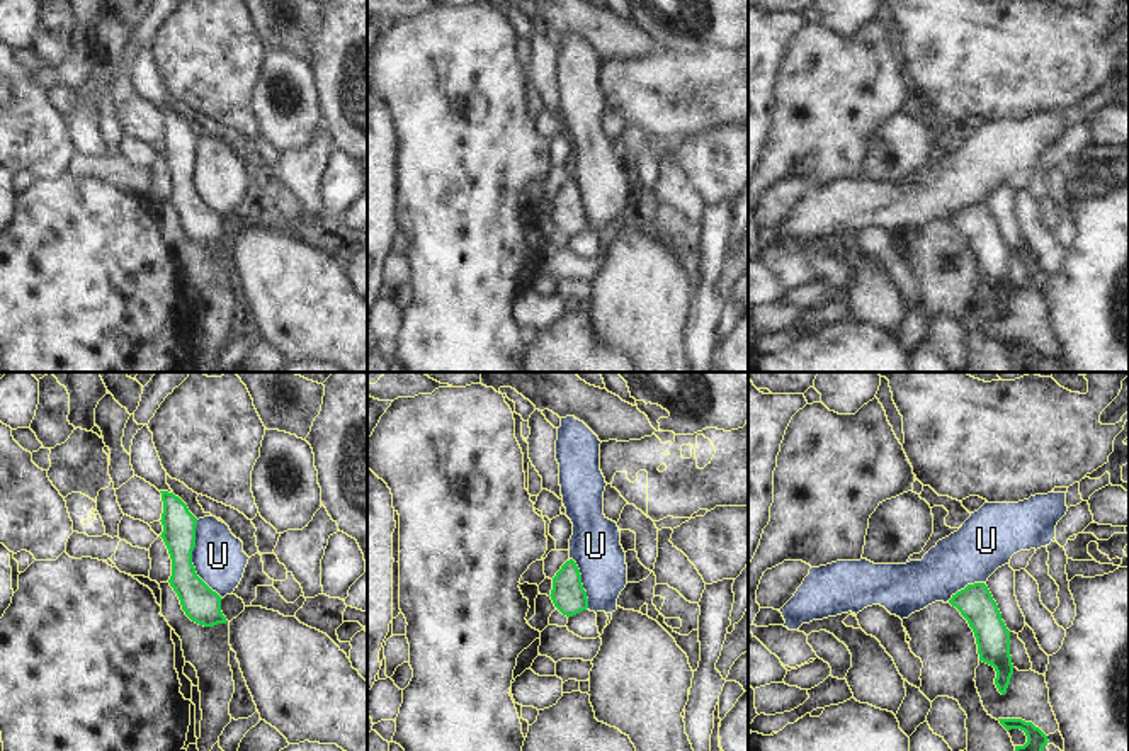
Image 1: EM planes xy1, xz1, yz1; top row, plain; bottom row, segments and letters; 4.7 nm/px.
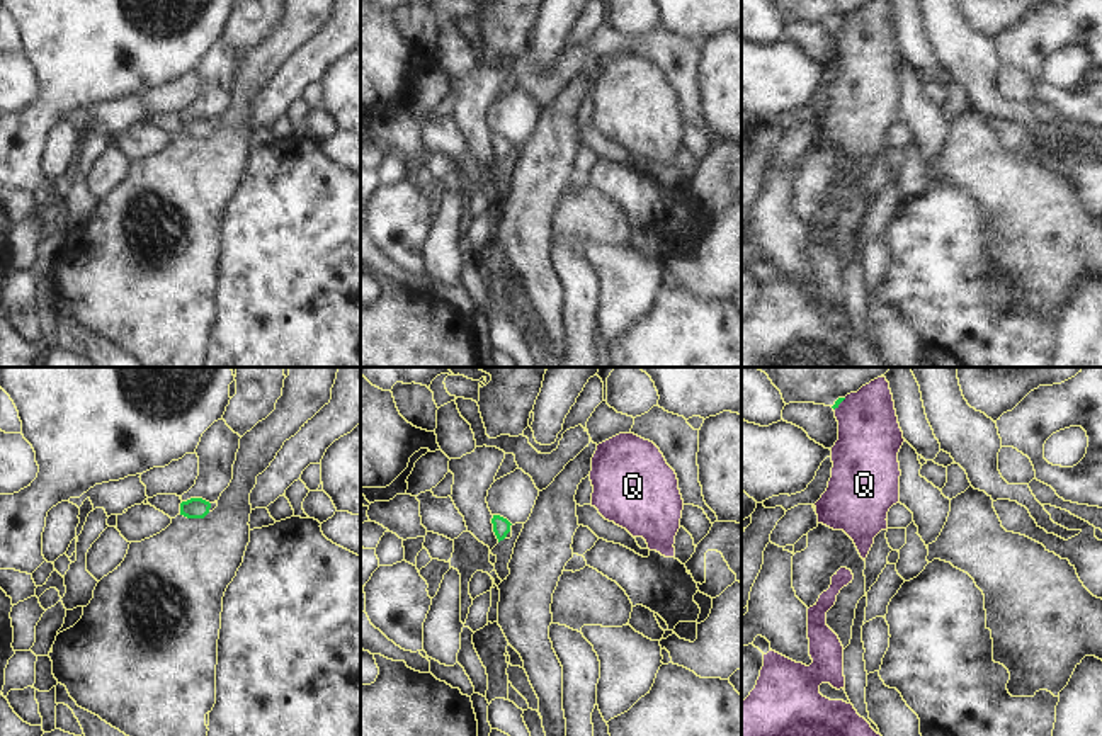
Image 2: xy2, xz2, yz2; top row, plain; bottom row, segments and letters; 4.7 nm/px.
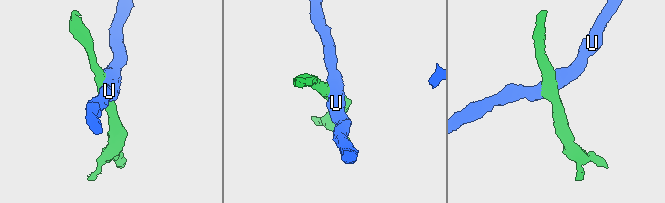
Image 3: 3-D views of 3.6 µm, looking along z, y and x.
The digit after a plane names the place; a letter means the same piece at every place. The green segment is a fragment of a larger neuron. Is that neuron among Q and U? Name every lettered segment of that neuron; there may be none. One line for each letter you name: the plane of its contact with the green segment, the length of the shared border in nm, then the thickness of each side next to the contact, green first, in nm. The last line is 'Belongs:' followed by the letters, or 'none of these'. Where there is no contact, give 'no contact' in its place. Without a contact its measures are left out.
Belongs: none of these

